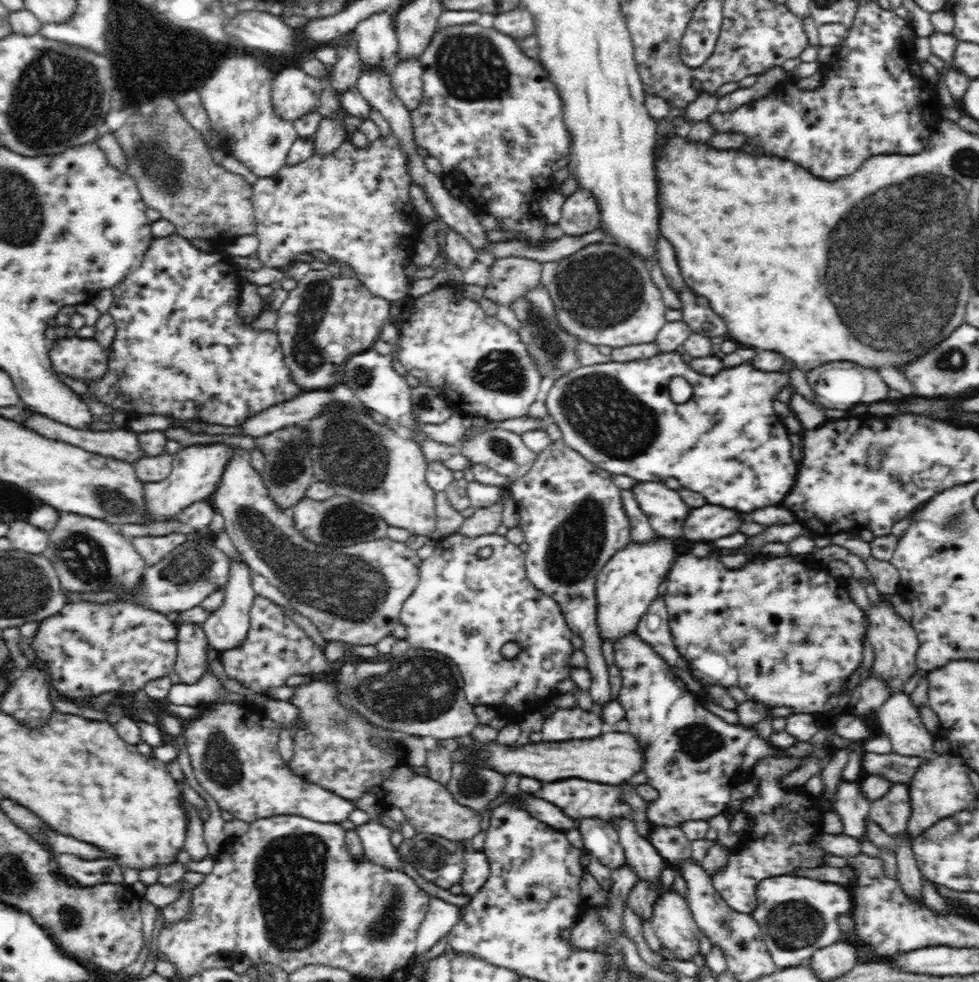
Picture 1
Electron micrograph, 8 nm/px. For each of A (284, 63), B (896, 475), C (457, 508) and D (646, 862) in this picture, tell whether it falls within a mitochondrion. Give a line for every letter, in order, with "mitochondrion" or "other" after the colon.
A: other
B: mitochondrion
C: other
D: other

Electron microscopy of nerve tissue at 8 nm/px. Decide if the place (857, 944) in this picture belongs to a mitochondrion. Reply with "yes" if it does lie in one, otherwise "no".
no

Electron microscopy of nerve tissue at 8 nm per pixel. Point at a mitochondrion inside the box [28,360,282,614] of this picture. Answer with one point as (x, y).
(83, 556)

